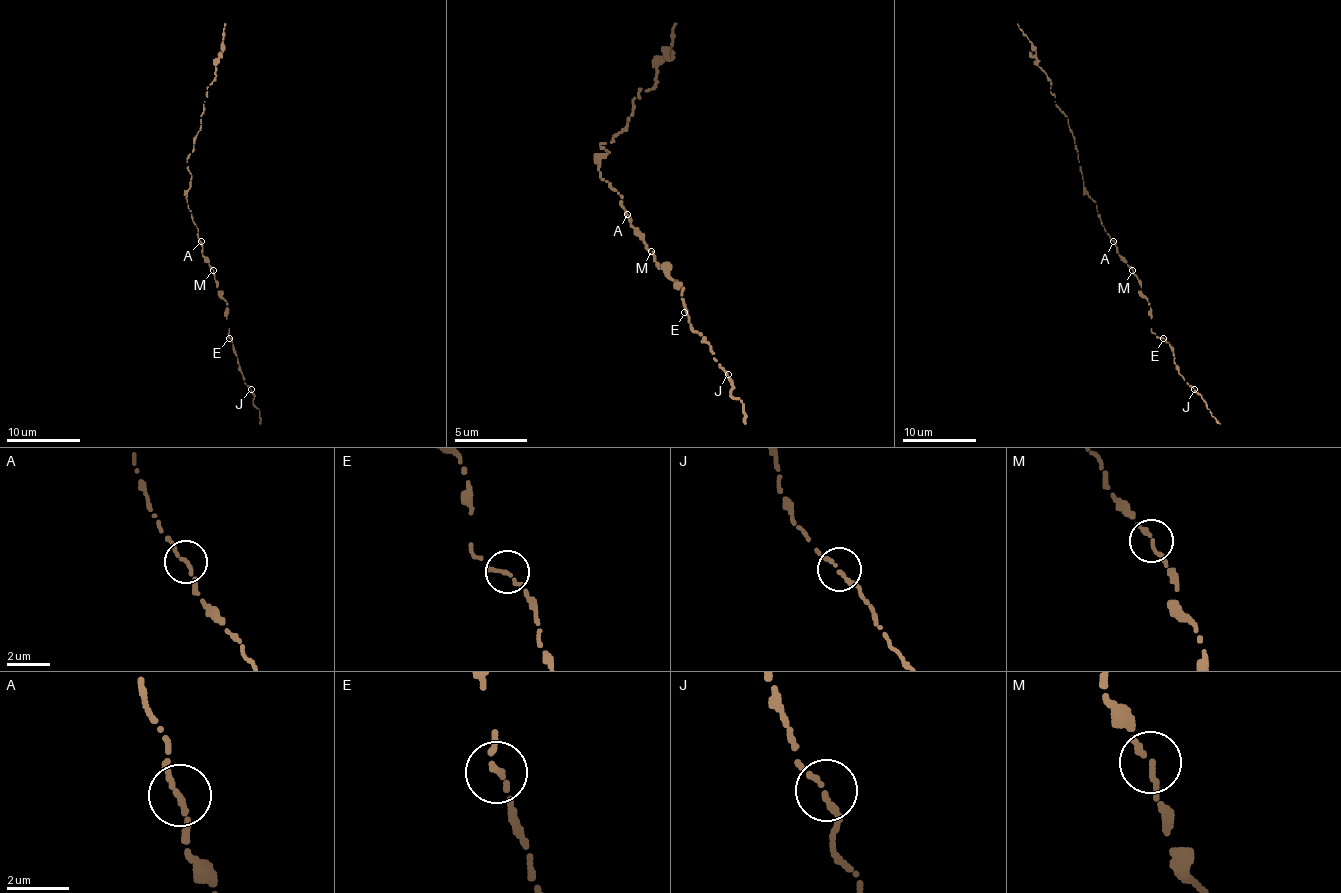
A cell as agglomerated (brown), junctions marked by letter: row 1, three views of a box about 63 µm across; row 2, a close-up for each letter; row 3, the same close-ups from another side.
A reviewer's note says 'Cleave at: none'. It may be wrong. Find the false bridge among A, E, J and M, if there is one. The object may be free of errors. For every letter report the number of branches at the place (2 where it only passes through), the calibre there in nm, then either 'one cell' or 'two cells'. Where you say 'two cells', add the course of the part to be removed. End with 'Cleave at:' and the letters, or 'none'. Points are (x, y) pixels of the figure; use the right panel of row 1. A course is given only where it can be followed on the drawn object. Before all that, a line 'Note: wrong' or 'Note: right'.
Note: right
A: 2 | 160 nm | one cell
E: 2 | 170 nm | one cell
J: 2 | 180 nm | one cell
M: 2 | 190 nm | one cell
Cleave at: none

